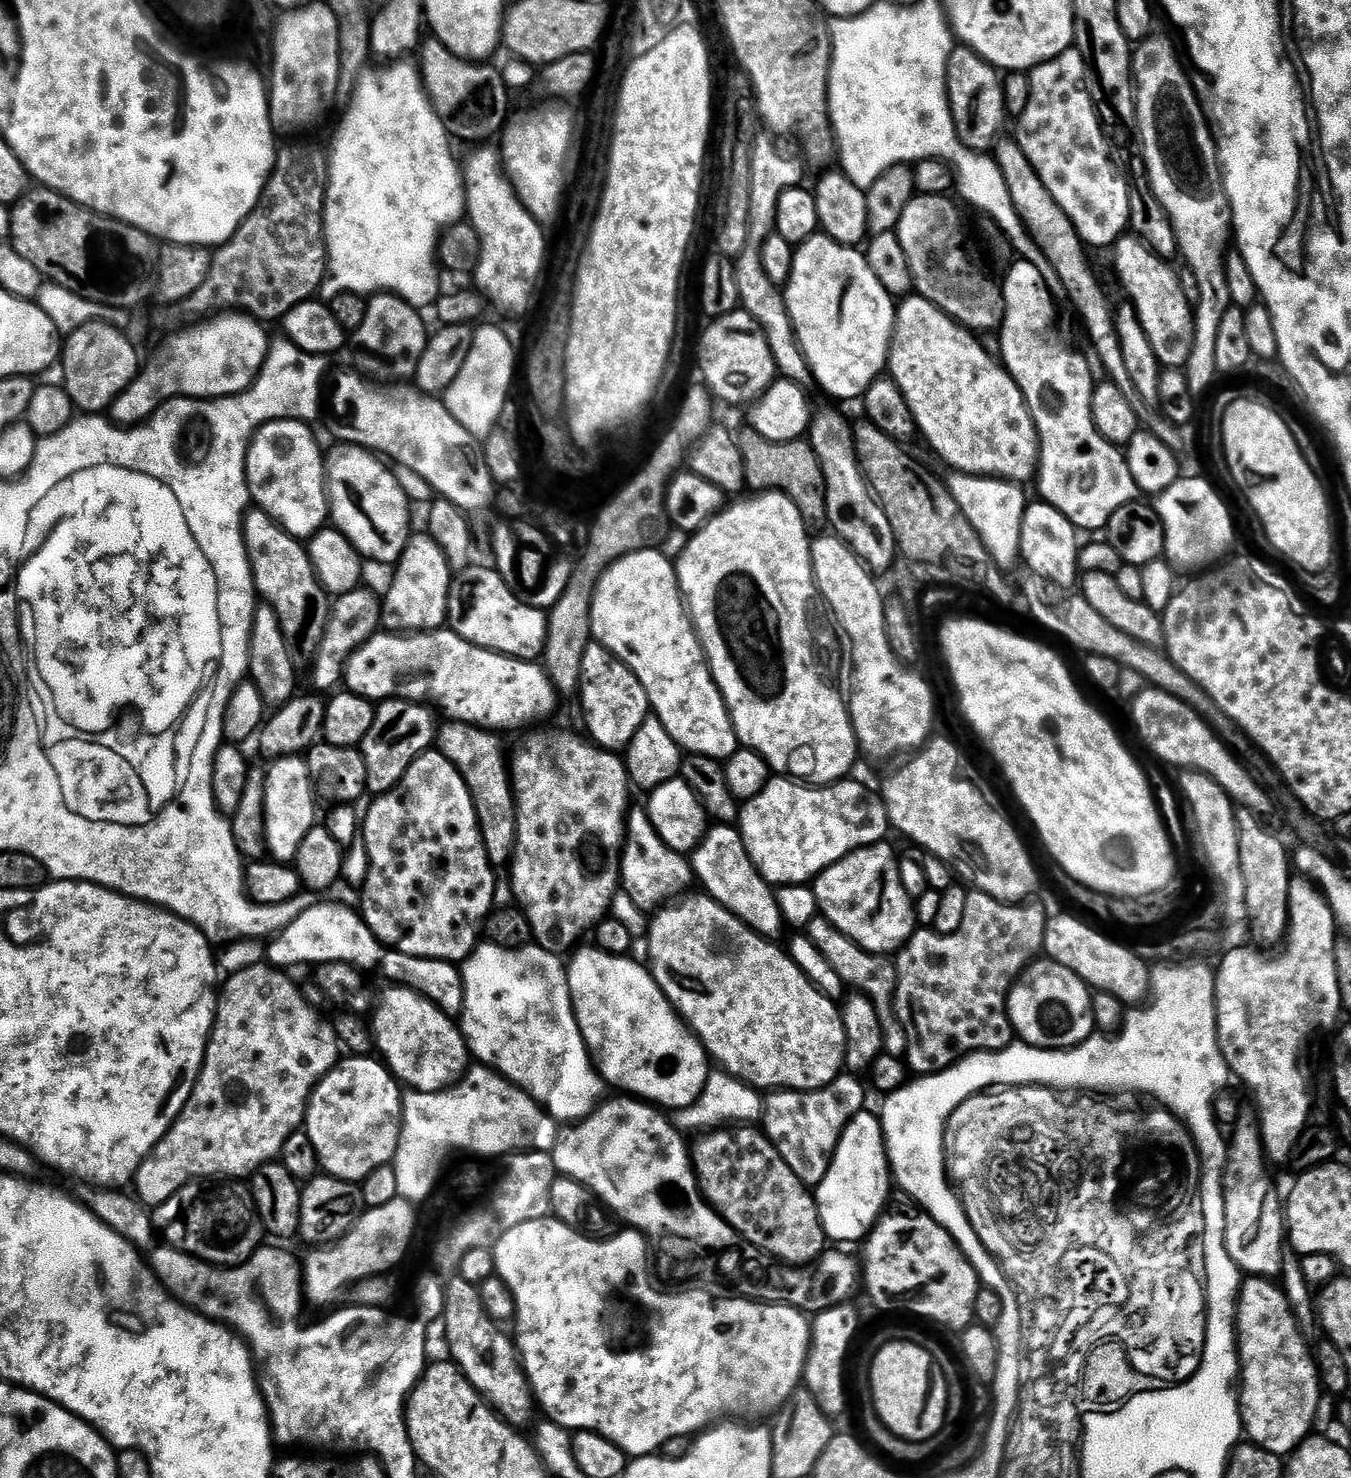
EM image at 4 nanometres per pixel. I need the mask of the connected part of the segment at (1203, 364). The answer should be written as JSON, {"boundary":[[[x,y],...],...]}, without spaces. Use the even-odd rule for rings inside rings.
{"boundary":[[[1152,34],[1137,43],[1132,54],[1132,75],[1136,86],[1136,128],[1138,133],[1140,132],[1140,144],[1144,147],[1142,155],[1148,171],[1148,181],[1174,226],[1179,255],[1181,257],[1184,255],[1183,263],[1194,272],[1195,279],[1198,281],[1199,299],[1194,308],[1196,318],[1194,348],[1190,350],[1186,371],[1190,390],[1193,394],[1200,394],[1218,379],[1214,362],[1218,325],[1222,322],[1222,314],[1226,314],[1226,310],[1233,307],[1230,288],[1226,286],[1224,258],[1230,246],[1230,237],[1234,232],[1234,221],[1232,201],[1226,187],[1226,176],[1222,171],[1221,157],[1218,155],[1217,137],[1196,98],[1196,89],[1192,86],[1182,60],[1181,64],[1176,57],[1175,46],[1157,34]]]}

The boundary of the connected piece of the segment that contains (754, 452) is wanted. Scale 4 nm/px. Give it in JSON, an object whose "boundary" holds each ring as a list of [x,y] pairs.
{"boundary":[[[744,426],[741,432],[735,433],[736,441],[738,442],[738,450],[742,454],[742,462],[746,466],[746,478],[744,479],[745,485],[753,493],[757,492],[781,492],[786,494],[786,498],[790,498],[790,502],[794,502],[794,506],[798,506],[798,510],[802,514],[805,524],[808,525],[809,529],[820,530],[816,528],[825,527],[828,524],[828,511],[826,510],[826,478],[822,474],[822,462],[818,462],[818,454],[814,454],[811,443],[807,439],[801,438],[798,440],[791,440],[790,442],[770,442],[770,438],[762,438],[762,434],[758,434],[752,429],[751,426]]]}

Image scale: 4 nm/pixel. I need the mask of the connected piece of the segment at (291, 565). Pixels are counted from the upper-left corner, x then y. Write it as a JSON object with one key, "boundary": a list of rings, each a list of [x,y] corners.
{"boundary":[[[249,510],[244,514],[244,545],[252,563],[256,591],[275,609],[289,645],[297,653],[315,653],[328,625],[330,597],[316,577],[307,547],[285,532],[271,516],[259,510]]]}

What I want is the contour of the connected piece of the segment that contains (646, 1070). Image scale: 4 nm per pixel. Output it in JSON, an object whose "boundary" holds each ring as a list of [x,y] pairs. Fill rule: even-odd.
{"boundary":[[[595,946],[582,948],[575,953],[577,956],[572,961],[567,961],[568,985],[572,995],[572,1009],[596,1071],[611,1087],[613,1084],[621,1088],[624,1091],[621,1093],[631,1094],[661,1109],[691,1106],[702,1096],[710,1073],[710,1057],[704,1045],[680,1019],[679,1012],[673,1008],[651,971],[641,961],[640,965],[628,956],[612,956]]]}

